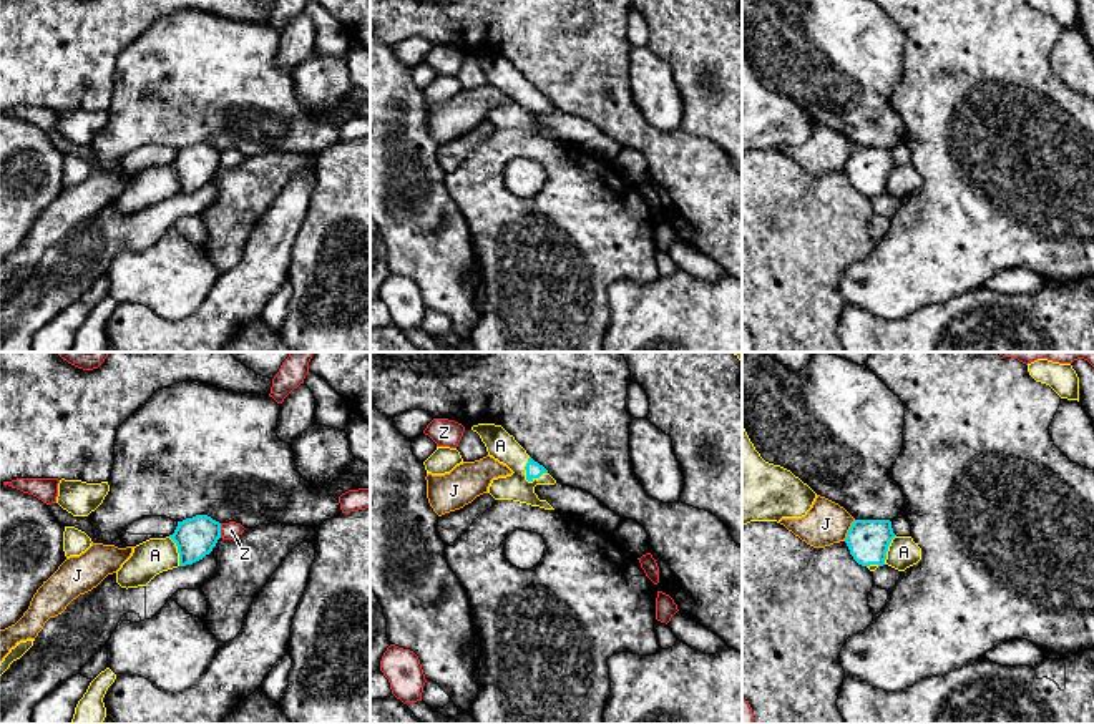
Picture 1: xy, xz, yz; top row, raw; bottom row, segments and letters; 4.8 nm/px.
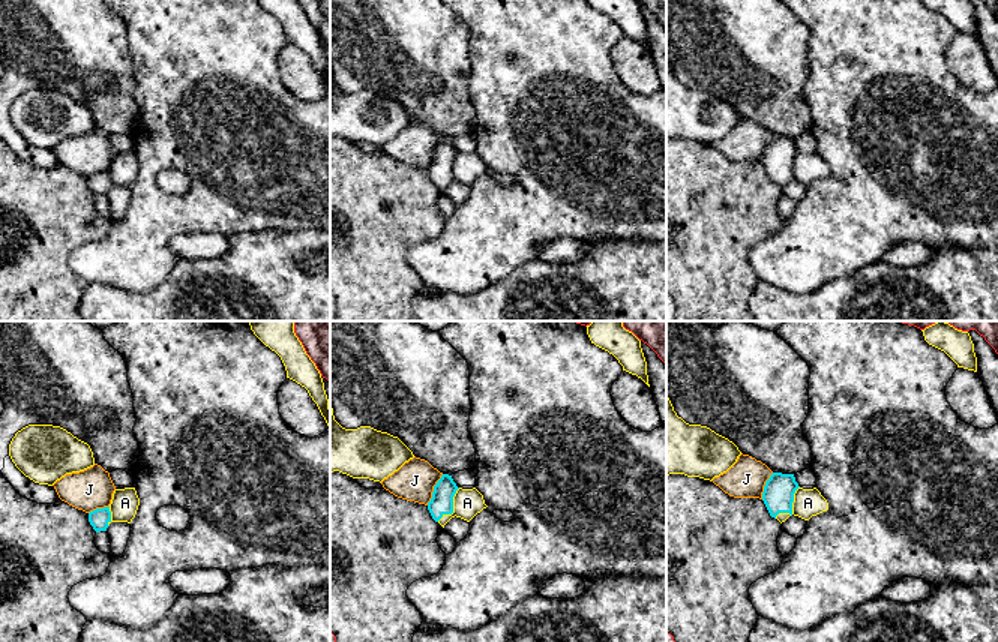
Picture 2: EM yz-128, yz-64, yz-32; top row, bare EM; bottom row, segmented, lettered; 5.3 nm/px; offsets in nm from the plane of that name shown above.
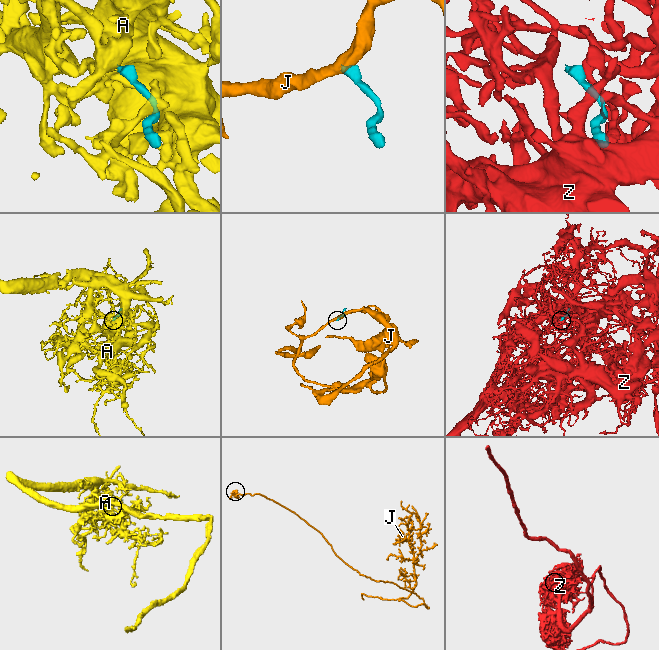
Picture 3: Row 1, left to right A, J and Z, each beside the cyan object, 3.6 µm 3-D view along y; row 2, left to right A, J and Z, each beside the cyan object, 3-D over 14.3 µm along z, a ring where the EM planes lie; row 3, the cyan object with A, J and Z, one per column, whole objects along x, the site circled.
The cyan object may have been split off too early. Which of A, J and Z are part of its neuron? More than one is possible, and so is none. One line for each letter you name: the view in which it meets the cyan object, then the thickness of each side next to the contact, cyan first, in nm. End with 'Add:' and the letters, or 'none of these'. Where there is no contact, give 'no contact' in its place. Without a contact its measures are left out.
A: contact in xz; calibres 80 and 140 nm
Add: A

